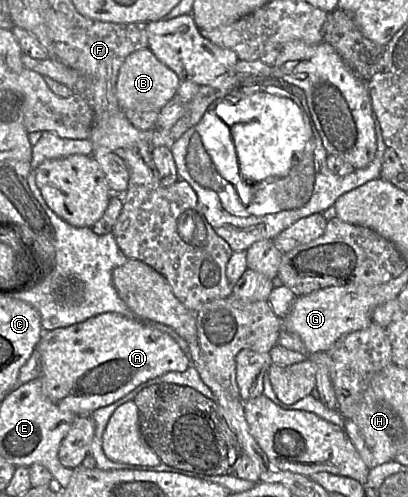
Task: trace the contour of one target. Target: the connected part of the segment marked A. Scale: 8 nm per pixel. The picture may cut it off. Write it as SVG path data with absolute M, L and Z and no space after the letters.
M112 312L44 332L37 350L41 359L41 374L38 379L42 393L60 408L77 416L90 416L93 411L114 403L142 383L168 372L184 372L191 365L190 357L171 336Z

